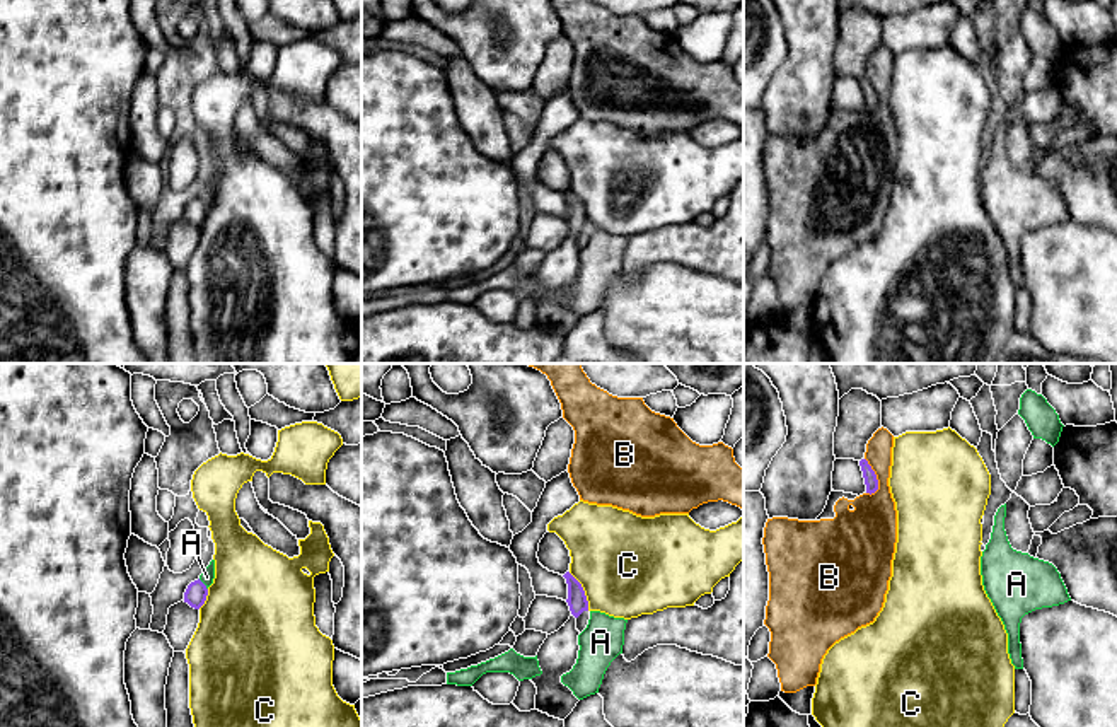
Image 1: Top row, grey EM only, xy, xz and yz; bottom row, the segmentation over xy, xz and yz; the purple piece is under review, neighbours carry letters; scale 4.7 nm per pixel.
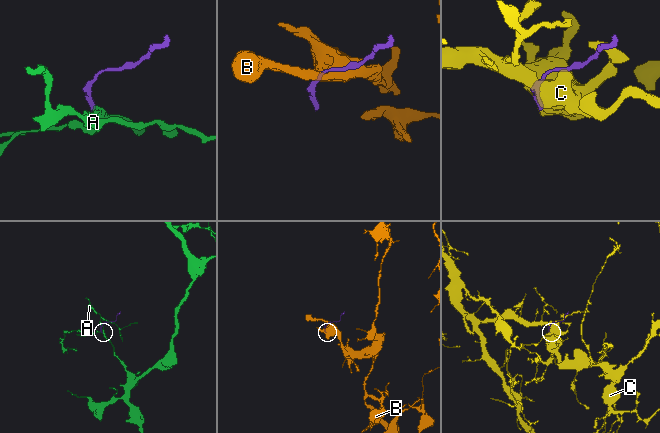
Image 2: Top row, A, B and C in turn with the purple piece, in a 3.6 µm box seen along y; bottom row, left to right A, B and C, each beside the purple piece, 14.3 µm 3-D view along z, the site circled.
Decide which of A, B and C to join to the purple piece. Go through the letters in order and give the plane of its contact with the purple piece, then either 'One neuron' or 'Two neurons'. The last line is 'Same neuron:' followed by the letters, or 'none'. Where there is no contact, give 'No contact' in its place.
A: Touches purple in xy. Two neurons
B: Touches purple in yz. Two neurons
C: Touches purple in xz. Two neurons
Same neuron: none

